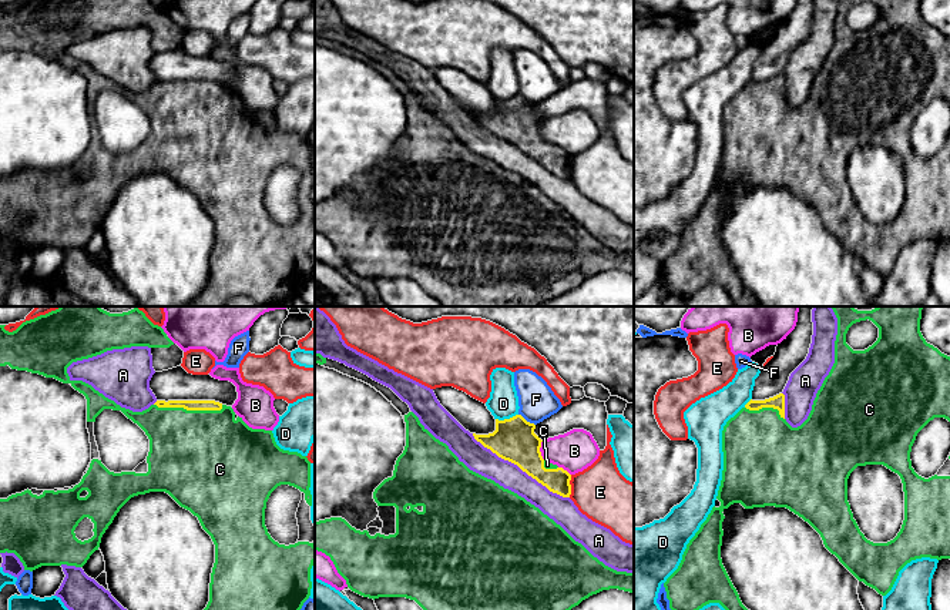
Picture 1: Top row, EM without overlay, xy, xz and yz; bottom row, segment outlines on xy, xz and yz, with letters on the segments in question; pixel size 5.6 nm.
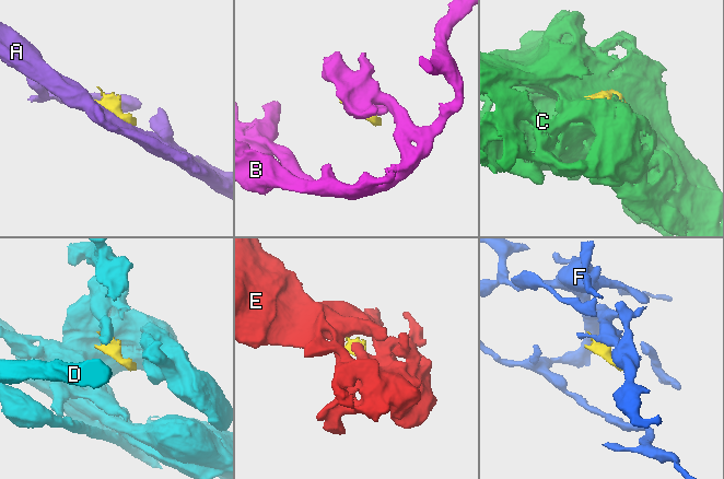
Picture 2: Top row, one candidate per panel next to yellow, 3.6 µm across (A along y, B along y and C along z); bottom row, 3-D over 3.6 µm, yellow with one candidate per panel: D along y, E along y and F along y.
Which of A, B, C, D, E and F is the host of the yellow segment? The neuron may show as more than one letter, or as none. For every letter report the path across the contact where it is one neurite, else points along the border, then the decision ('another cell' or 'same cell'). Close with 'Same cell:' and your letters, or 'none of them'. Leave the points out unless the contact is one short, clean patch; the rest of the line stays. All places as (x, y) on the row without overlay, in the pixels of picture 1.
A: another cell
B: border xz (541, 121), (540, 131), (544, 140); another cell
C: same cell
D: border xz (517, 94), (496, 100); another cell
E: border xz (571, 156), (569, 177); another cell
F: border xz (519, 94), (534, 106); another cell
Same cell: C

